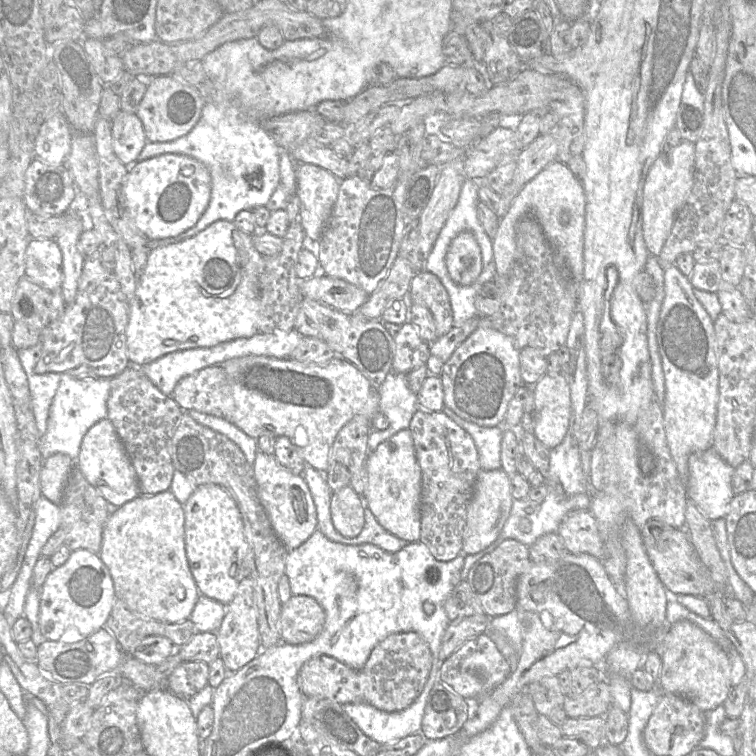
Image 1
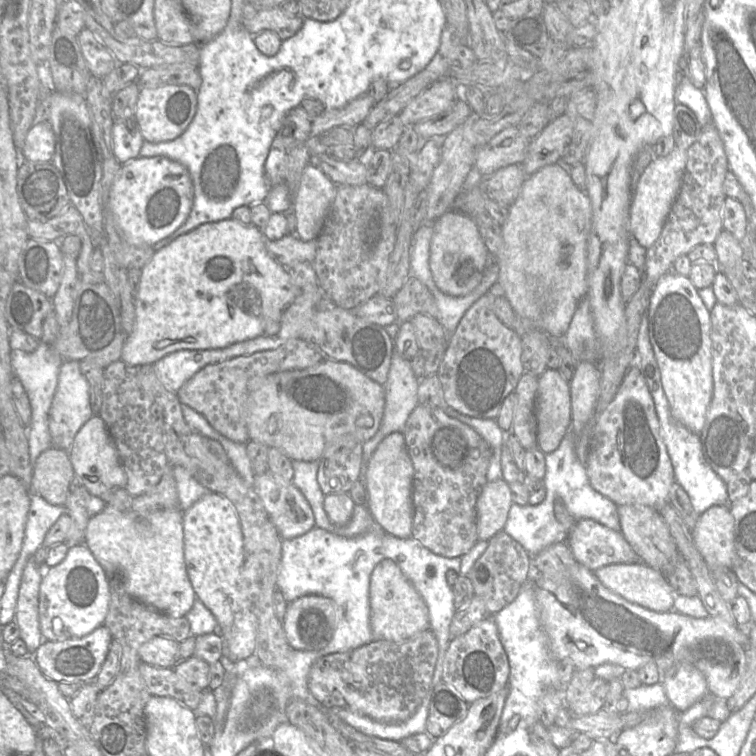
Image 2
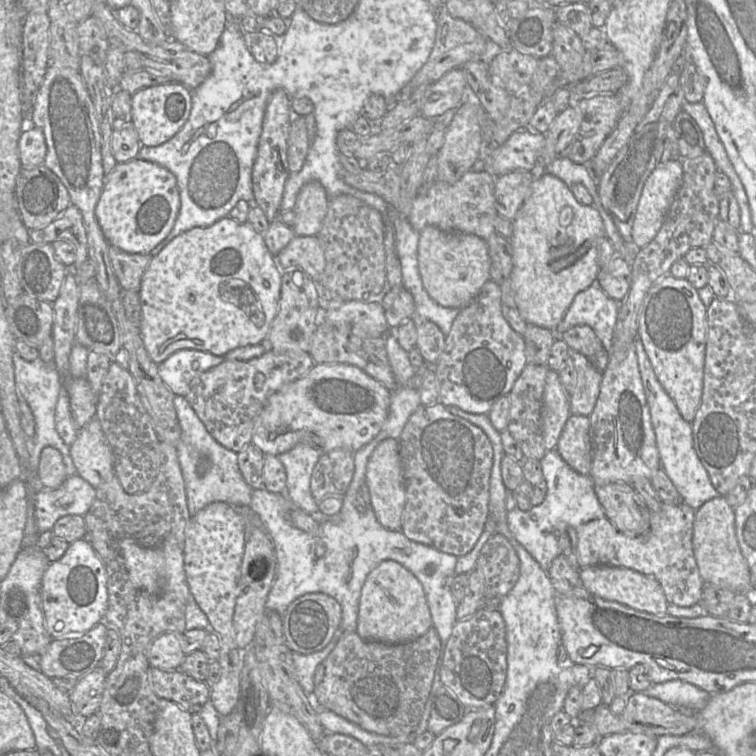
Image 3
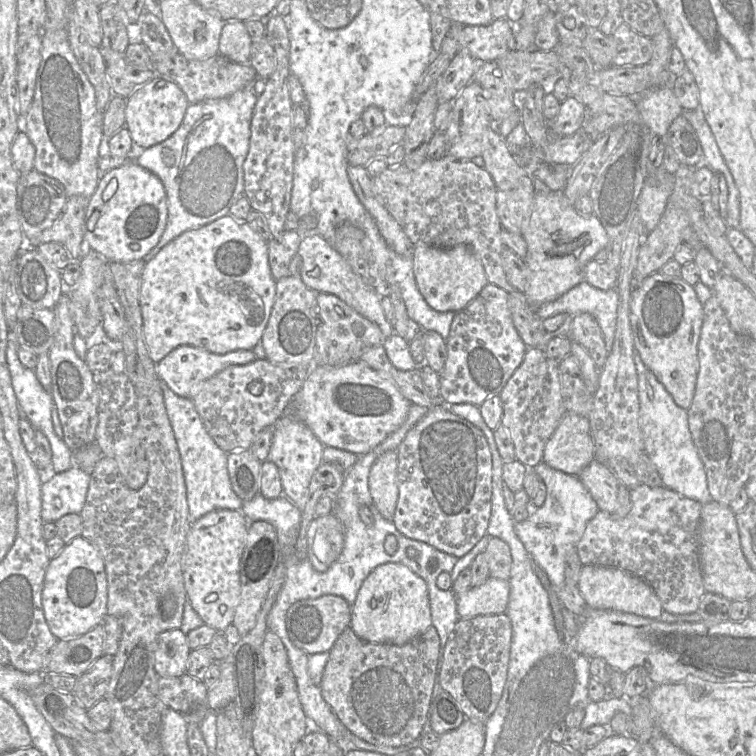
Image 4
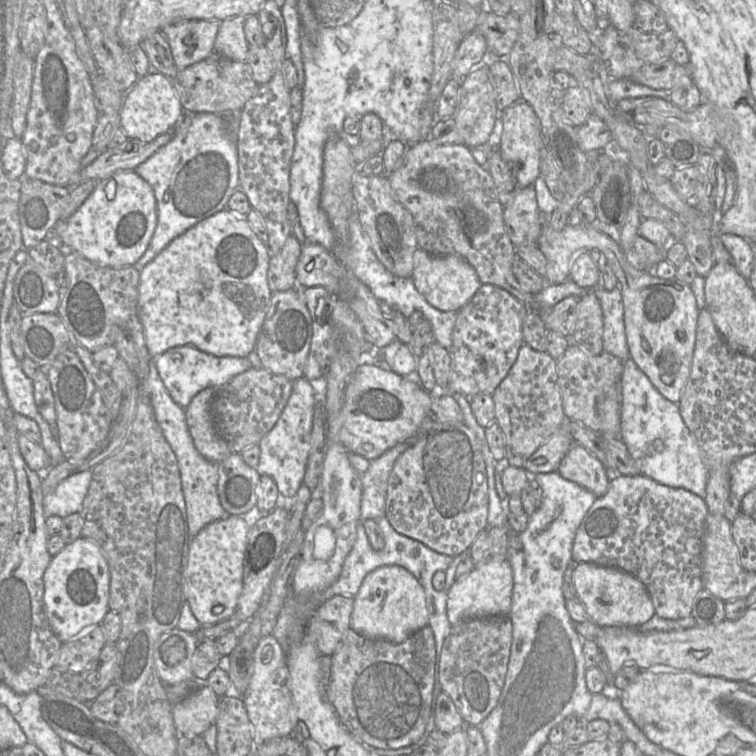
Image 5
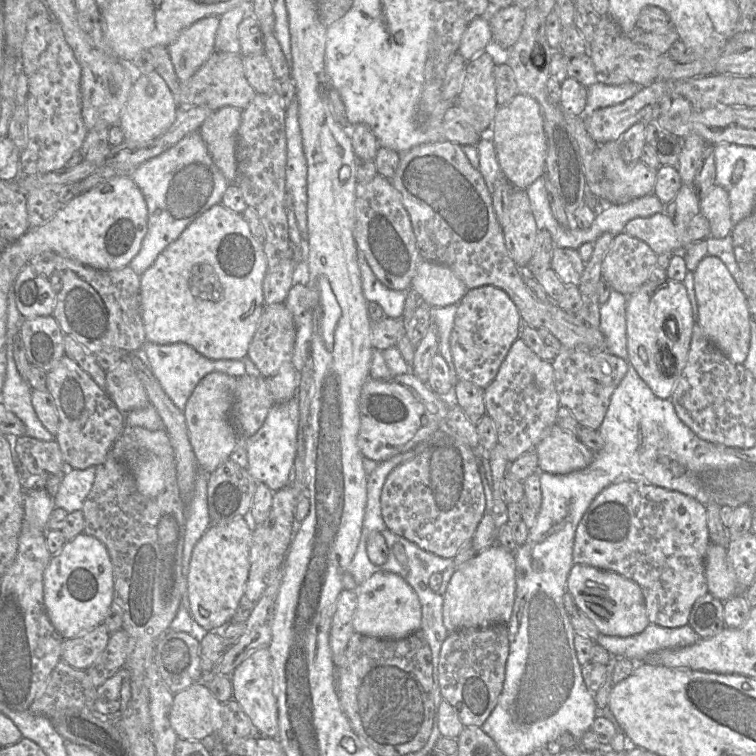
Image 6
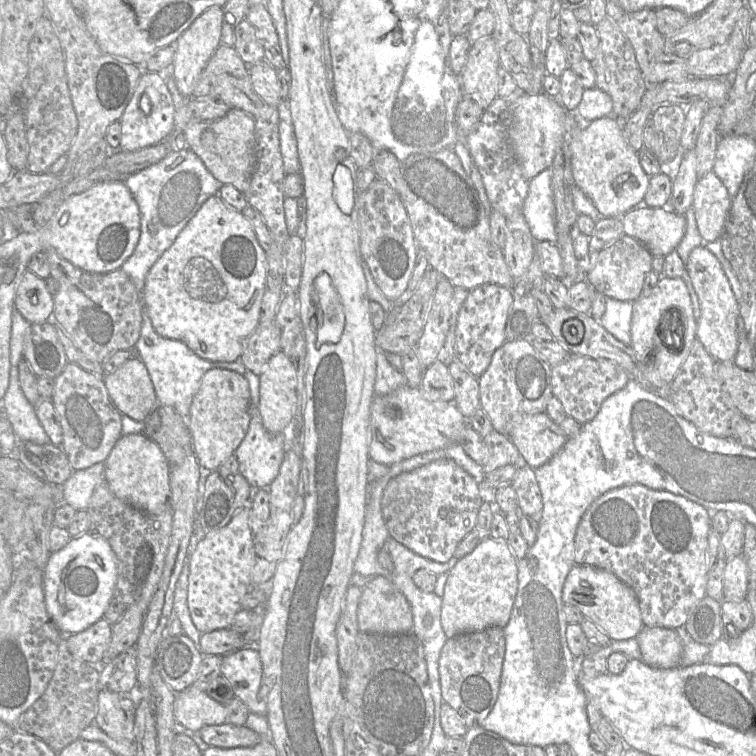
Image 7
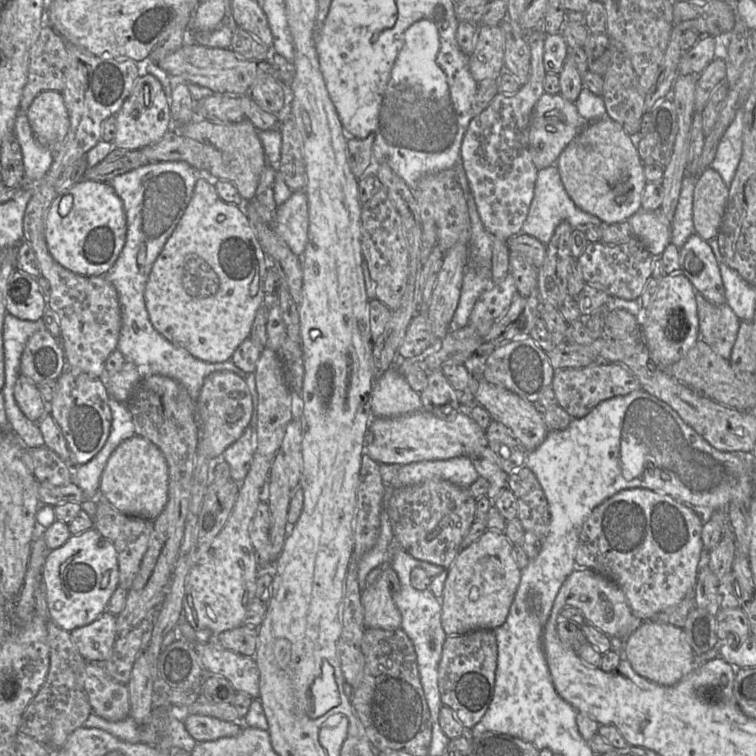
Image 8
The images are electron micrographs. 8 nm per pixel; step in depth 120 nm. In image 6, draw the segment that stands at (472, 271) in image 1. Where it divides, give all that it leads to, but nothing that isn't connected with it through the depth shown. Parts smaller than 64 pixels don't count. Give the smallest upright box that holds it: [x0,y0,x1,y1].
[410,259,468,307]

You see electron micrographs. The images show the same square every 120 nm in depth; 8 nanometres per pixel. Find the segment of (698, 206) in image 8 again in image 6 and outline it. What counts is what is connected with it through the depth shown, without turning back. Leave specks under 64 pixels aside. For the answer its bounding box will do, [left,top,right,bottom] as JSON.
[700,185,733,239]

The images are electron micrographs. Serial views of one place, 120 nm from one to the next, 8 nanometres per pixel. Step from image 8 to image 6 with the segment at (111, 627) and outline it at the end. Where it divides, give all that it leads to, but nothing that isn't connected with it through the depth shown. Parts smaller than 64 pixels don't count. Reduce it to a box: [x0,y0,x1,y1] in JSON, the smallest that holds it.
[61,623,110,670]

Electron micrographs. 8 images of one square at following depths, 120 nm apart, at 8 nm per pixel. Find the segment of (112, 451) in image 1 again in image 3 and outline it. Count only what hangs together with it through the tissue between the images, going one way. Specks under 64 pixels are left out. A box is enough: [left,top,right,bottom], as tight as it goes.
[70,416,116,489]

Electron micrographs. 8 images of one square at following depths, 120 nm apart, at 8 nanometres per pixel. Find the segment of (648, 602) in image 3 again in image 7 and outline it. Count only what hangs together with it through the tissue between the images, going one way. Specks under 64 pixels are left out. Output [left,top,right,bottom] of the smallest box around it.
[562,565,644,640]

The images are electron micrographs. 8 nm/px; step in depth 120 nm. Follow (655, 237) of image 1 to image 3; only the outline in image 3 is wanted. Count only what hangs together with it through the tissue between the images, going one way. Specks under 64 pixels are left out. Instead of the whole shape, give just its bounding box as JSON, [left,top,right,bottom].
[632,159,682,248]

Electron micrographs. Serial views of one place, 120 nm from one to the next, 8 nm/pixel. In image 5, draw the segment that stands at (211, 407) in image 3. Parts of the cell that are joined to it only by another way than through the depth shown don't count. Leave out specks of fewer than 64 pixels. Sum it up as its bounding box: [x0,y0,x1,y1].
[212,368,293,453]

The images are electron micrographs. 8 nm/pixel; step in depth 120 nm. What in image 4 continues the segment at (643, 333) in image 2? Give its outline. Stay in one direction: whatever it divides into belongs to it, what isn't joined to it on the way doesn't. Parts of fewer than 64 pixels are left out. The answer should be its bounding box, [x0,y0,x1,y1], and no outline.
[633,350,712,504]

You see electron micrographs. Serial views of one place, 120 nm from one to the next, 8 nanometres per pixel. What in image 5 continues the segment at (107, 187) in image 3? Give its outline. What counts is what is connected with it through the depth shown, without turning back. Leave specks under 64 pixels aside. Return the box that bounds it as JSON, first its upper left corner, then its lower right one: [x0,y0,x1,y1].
[53,170,157,268]

